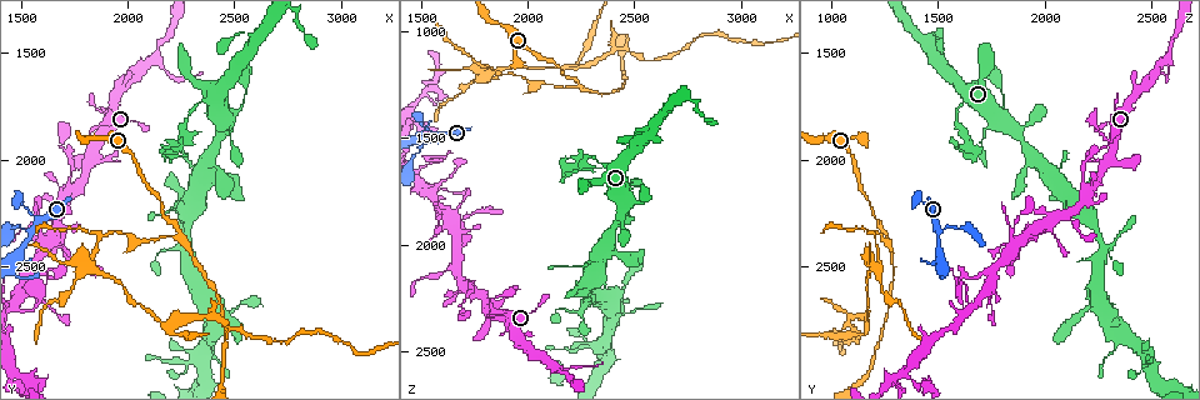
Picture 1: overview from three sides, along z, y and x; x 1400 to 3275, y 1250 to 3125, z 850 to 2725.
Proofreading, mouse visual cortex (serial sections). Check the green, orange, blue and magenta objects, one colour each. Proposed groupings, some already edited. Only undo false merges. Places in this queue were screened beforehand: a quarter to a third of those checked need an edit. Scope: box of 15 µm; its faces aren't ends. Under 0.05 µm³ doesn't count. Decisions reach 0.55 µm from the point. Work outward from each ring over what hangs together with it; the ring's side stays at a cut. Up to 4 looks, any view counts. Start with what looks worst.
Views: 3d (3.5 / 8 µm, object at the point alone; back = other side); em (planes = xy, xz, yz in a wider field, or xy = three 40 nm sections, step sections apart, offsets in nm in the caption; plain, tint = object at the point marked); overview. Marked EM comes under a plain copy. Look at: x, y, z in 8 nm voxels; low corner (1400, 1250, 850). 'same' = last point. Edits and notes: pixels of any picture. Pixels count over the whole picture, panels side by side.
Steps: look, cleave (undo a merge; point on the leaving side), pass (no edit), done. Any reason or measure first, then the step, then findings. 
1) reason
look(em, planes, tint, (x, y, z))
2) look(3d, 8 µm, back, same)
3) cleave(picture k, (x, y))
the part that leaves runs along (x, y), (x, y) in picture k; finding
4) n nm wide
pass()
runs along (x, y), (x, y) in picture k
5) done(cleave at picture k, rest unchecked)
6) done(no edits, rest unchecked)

four or more arms meet
look(3d, 8 µm, (1550, 2330, 1490))

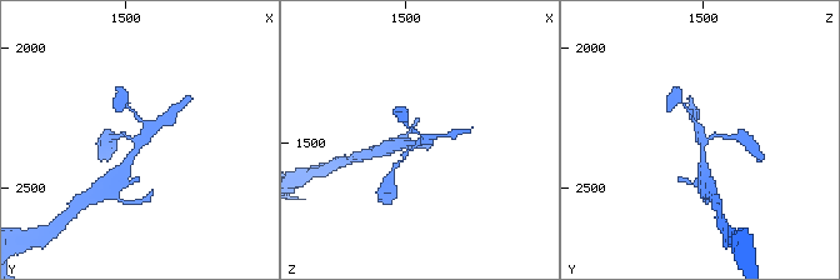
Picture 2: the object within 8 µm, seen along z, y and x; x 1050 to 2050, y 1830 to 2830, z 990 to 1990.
4 arms; arms of 100, 100, 150, 250 nm
look(em, xy, step 1, tint, (1560, 2330, 1500))

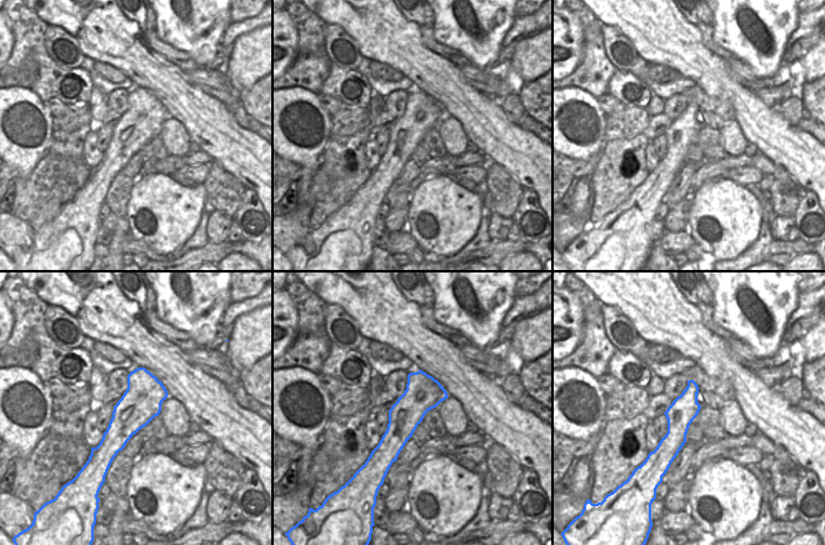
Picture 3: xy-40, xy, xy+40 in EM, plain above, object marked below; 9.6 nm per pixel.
pass()
runs along (420, 374), (420, 396), (385, 458) in picture 3; continuous, no second cell

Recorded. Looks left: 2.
narrows sharply
look(3d, 8 µm, back, (2240, 2350, 1260))

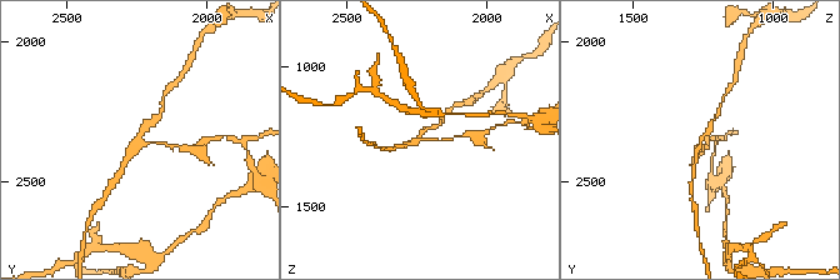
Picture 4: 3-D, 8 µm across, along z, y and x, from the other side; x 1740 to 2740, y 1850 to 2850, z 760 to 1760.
3 arms; arms of 100, 150, 150 nm; need the tissue
look(em, xy, step 3, tint, (2240, 2340, 1250))

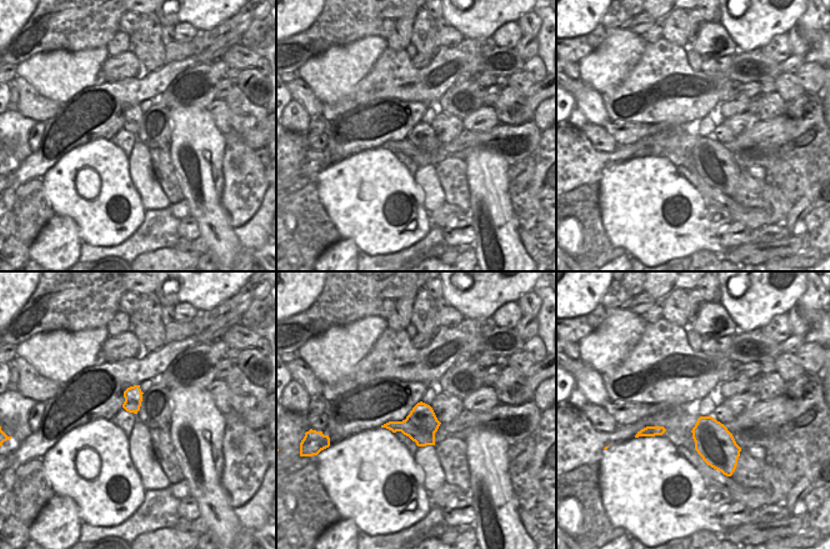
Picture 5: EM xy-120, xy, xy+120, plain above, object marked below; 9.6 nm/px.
pass()
runs along (159, 115), (140, 140), (175, 145) in picture 4; all the same cell

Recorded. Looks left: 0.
done(no edits, rest unchecked)

